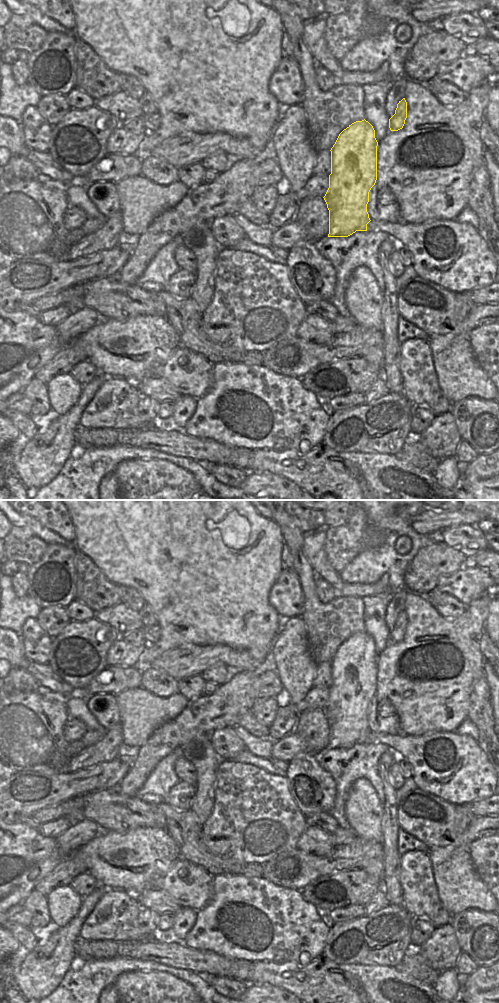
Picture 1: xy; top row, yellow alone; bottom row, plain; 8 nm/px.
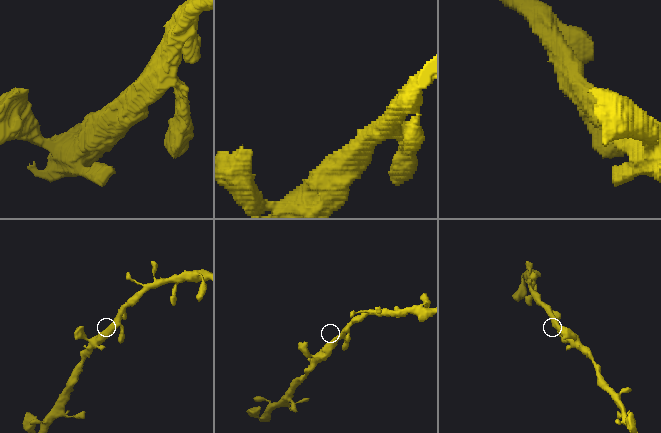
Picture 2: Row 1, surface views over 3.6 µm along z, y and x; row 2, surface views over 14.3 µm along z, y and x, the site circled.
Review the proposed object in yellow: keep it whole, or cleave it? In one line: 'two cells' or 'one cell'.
one cell

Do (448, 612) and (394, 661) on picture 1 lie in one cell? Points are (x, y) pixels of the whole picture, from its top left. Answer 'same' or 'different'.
different

